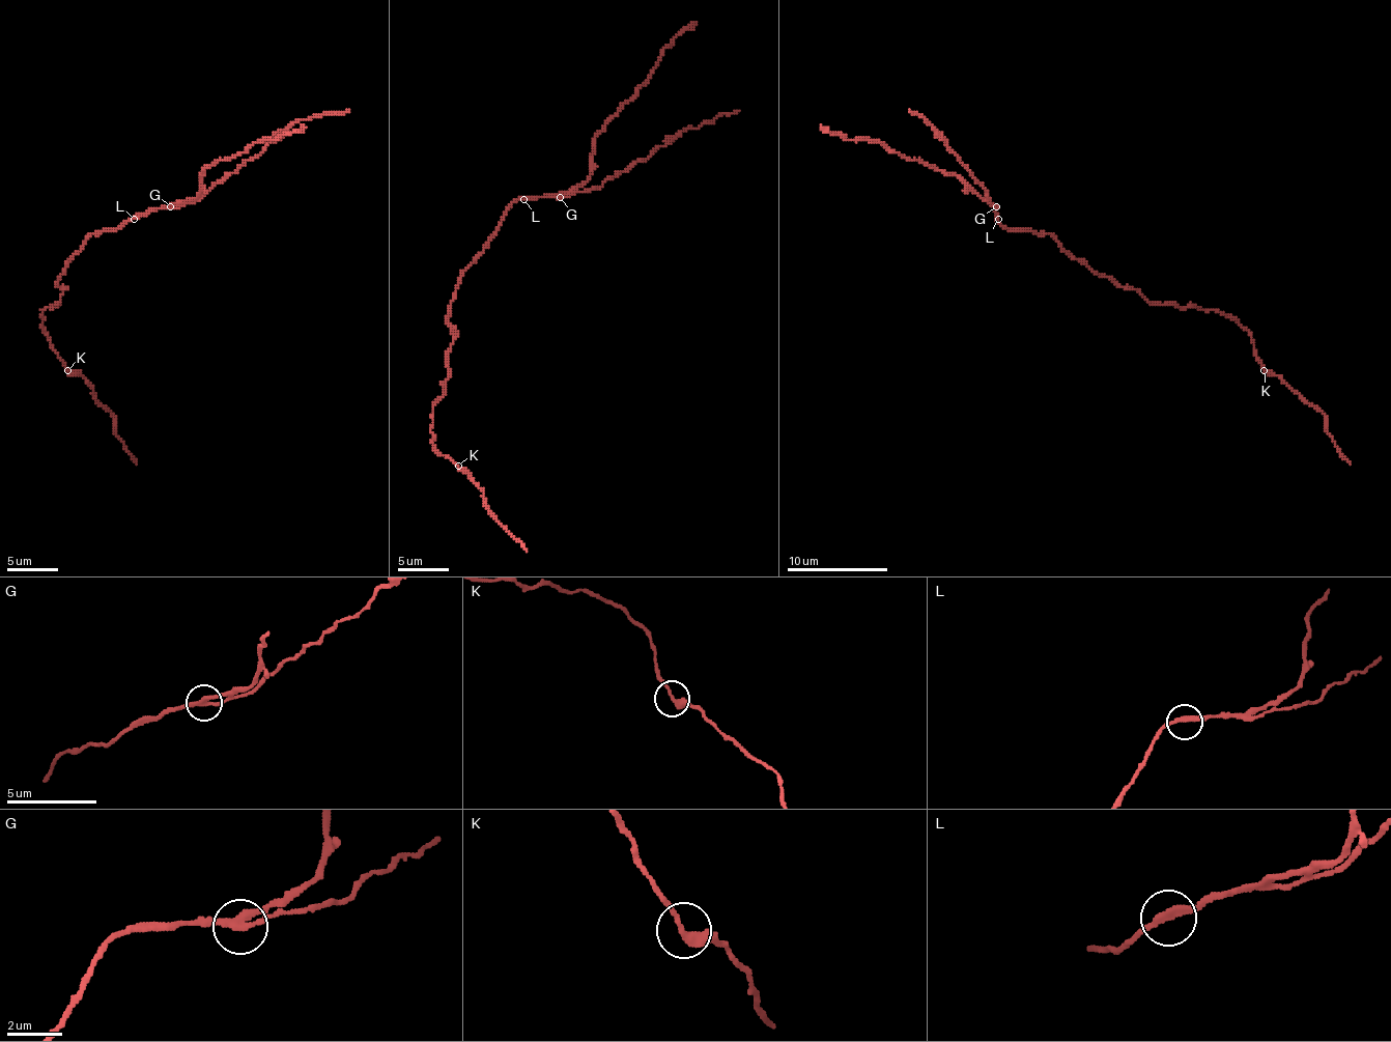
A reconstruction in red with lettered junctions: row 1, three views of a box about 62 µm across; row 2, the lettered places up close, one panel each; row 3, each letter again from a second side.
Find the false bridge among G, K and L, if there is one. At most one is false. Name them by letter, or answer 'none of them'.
G

